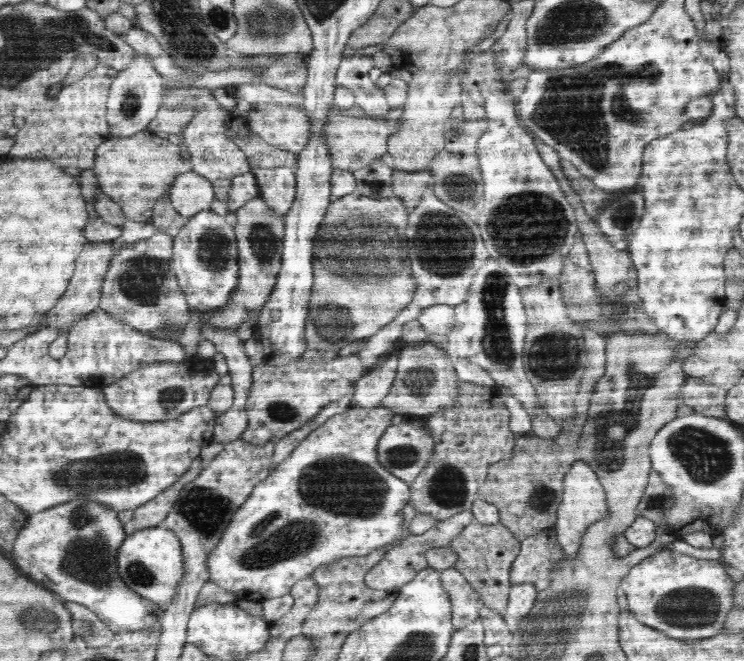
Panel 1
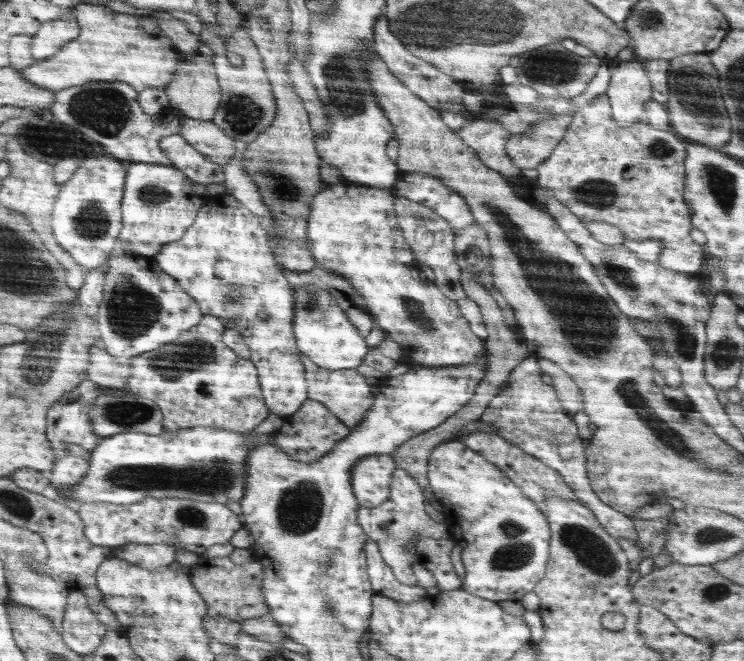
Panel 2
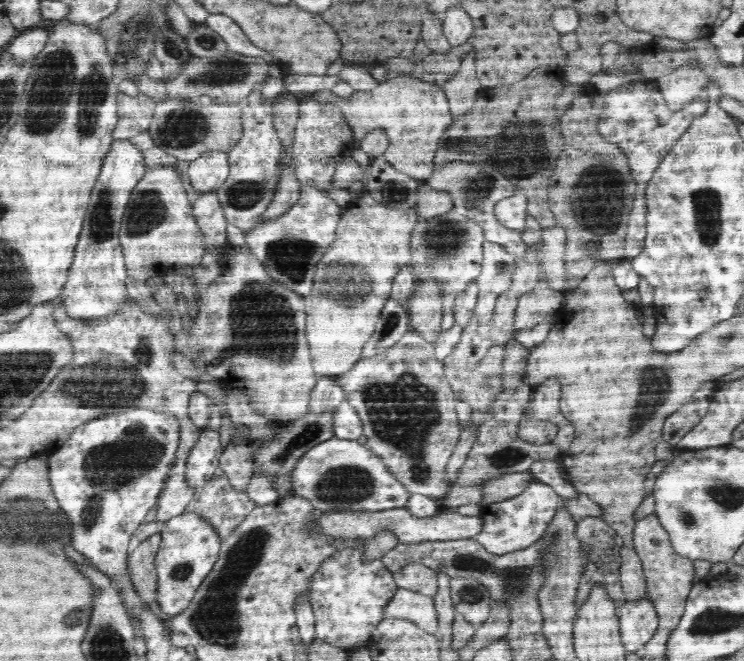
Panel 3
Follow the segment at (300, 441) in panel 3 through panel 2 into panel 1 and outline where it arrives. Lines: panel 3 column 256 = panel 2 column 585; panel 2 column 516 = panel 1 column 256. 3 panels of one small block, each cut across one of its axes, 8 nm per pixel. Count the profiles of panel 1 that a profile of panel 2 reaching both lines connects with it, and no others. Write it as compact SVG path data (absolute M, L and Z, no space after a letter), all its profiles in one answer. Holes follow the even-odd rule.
M358 355L340 356L318 363L298 359L279 367L265 362L254 365L245 408L248 424L239 438L256 447L268 442L276 444L286 434L308 424L330 402L351 397L355 392L353 386L366 371Z

